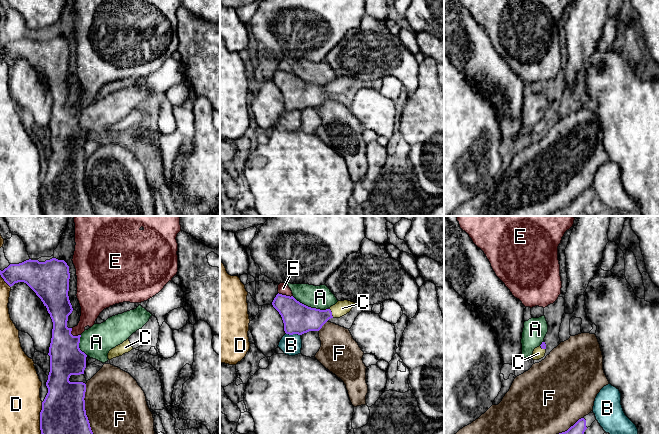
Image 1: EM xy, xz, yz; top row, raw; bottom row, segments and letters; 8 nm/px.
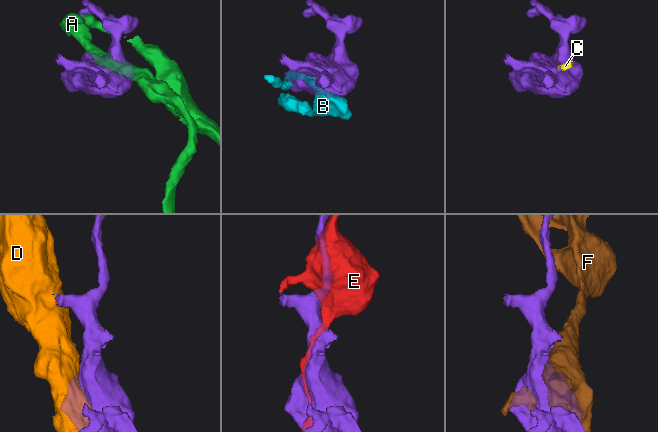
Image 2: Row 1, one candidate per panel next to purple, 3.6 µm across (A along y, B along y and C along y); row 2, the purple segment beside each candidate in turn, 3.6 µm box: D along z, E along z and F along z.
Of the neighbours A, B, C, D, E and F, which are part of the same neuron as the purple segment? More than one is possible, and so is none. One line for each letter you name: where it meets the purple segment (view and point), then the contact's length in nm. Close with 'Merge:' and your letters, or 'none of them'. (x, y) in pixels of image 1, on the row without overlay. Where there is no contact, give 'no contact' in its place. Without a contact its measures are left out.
C: contact xz (331, 89); length 90 nm
Merge: C

